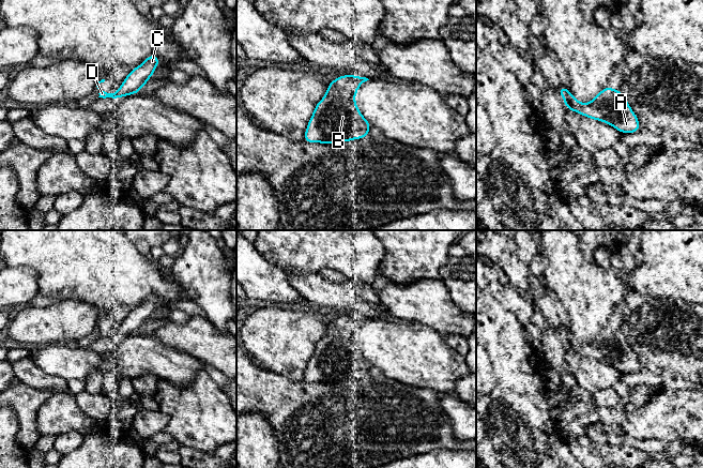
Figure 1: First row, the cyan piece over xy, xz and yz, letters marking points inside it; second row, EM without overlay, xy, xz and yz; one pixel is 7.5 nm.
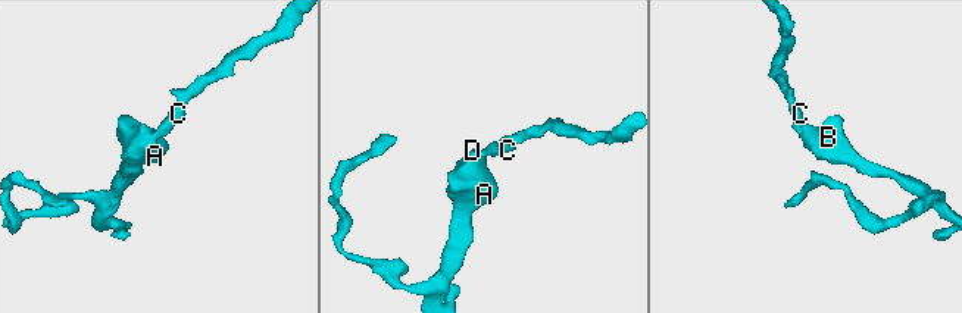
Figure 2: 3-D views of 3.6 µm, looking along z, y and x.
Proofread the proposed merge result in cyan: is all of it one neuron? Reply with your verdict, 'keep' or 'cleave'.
cleave

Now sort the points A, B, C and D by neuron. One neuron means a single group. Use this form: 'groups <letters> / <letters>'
groups A B D / C

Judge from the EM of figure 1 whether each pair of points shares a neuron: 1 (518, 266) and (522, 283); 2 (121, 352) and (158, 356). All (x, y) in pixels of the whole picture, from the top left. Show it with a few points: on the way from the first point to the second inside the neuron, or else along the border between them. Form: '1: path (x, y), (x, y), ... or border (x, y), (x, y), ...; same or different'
1: path (518, 270), (519, 278); same
2: path (131, 355), (149, 356); same

